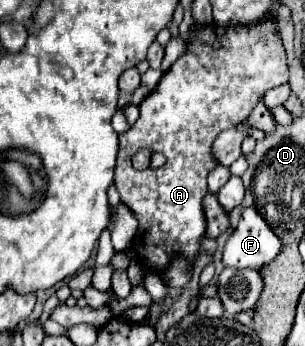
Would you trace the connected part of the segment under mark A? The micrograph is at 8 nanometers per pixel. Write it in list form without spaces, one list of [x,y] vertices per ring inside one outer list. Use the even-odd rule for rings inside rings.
[[[274,20],[256,26],[244,28],[220,28],[216,24],[198,28],[188,44],[188,52],[178,58],[168,72],[164,72],[160,84],[150,92],[138,106],[140,116],[134,126],[120,134],[120,152],[116,160],[116,188],[120,192],[122,204],[136,216],[138,230],[132,242],[135,259],[142,263],[148,272],[164,274],[178,258],[186,260],[188,270],[194,268],[200,244],[206,238],[206,216],[202,200],[208,194],[206,176],[218,166],[212,156],[212,140],[222,130],[232,128],[234,124],[248,118],[254,106],[262,100],[264,92],[288,82],[288,64],[278,26]],[[140,148],[150,148],[166,156],[166,164],[150,170],[134,170],[132,154]]]

